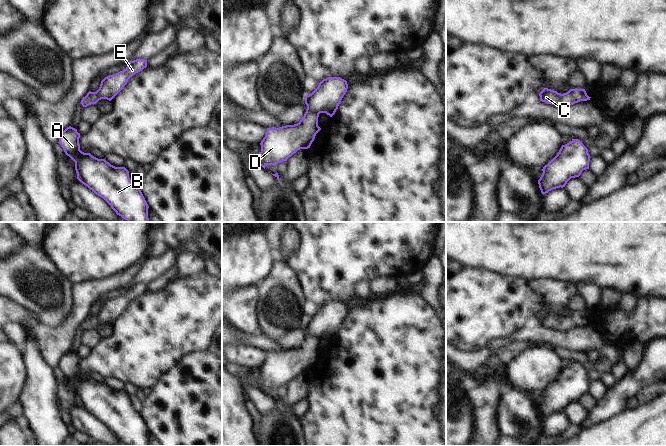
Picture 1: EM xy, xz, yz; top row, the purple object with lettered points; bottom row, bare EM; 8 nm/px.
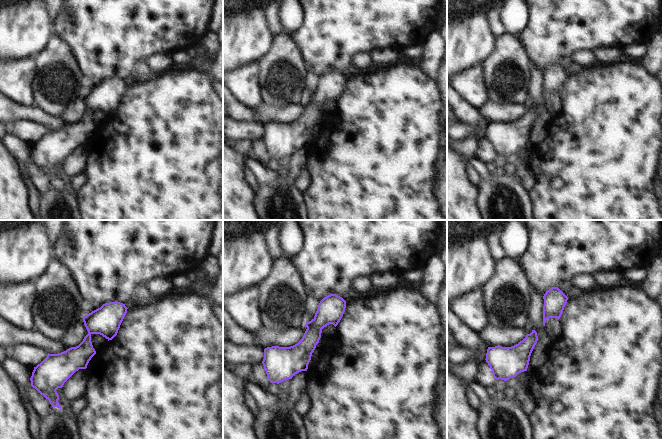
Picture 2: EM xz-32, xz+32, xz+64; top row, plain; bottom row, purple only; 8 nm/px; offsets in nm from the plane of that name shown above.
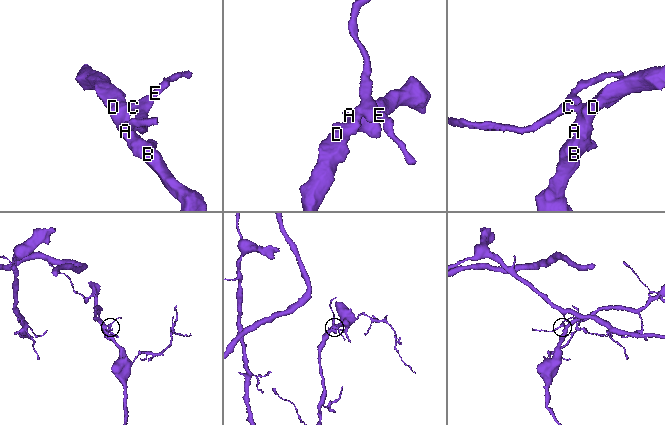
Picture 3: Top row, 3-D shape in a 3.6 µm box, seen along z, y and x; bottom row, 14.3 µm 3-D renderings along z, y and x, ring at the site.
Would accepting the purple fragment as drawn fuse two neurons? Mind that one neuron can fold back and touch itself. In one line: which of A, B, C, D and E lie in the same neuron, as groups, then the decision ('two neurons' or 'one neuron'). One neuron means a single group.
groups A B C D E; one neuron

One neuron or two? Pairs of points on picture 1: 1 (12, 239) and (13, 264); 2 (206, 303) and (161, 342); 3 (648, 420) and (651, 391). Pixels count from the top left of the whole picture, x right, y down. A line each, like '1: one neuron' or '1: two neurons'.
1: two neurons
2: one neuron
3: two neurons

